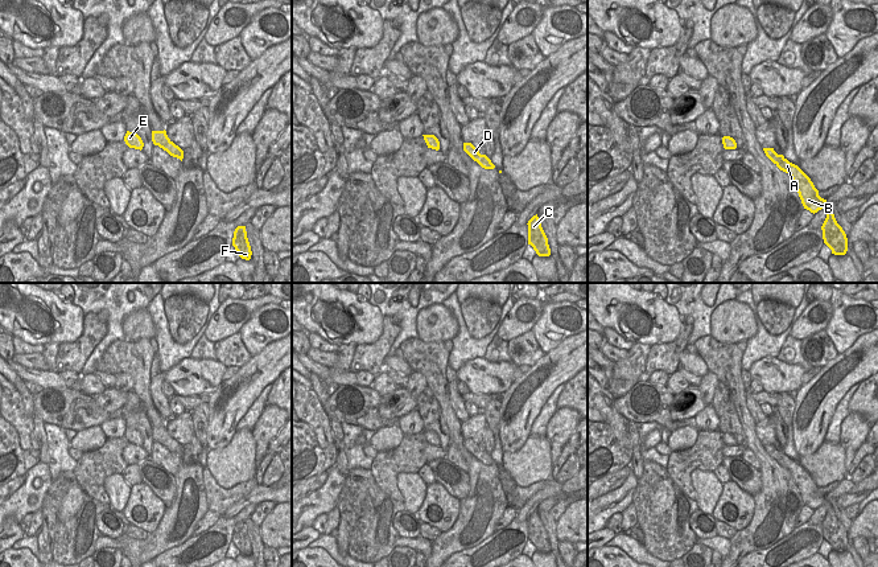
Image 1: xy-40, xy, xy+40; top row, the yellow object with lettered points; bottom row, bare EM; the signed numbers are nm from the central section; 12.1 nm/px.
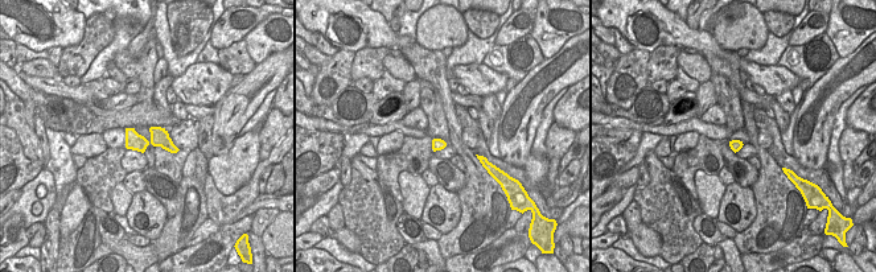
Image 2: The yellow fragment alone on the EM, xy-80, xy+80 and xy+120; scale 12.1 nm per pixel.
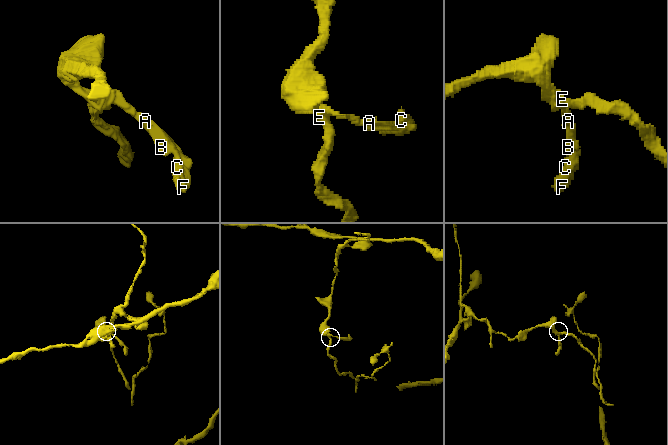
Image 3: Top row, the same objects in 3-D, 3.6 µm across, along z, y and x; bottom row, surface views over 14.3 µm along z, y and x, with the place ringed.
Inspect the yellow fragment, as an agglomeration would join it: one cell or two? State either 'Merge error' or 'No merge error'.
No merge error.

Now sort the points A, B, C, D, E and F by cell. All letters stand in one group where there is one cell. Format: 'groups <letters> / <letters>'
groups A B C D E F

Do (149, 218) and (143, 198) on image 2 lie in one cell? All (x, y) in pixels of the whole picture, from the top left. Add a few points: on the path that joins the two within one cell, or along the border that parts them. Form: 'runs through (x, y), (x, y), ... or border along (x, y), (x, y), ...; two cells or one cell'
runs through (146, 213), (144, 204); one cell

